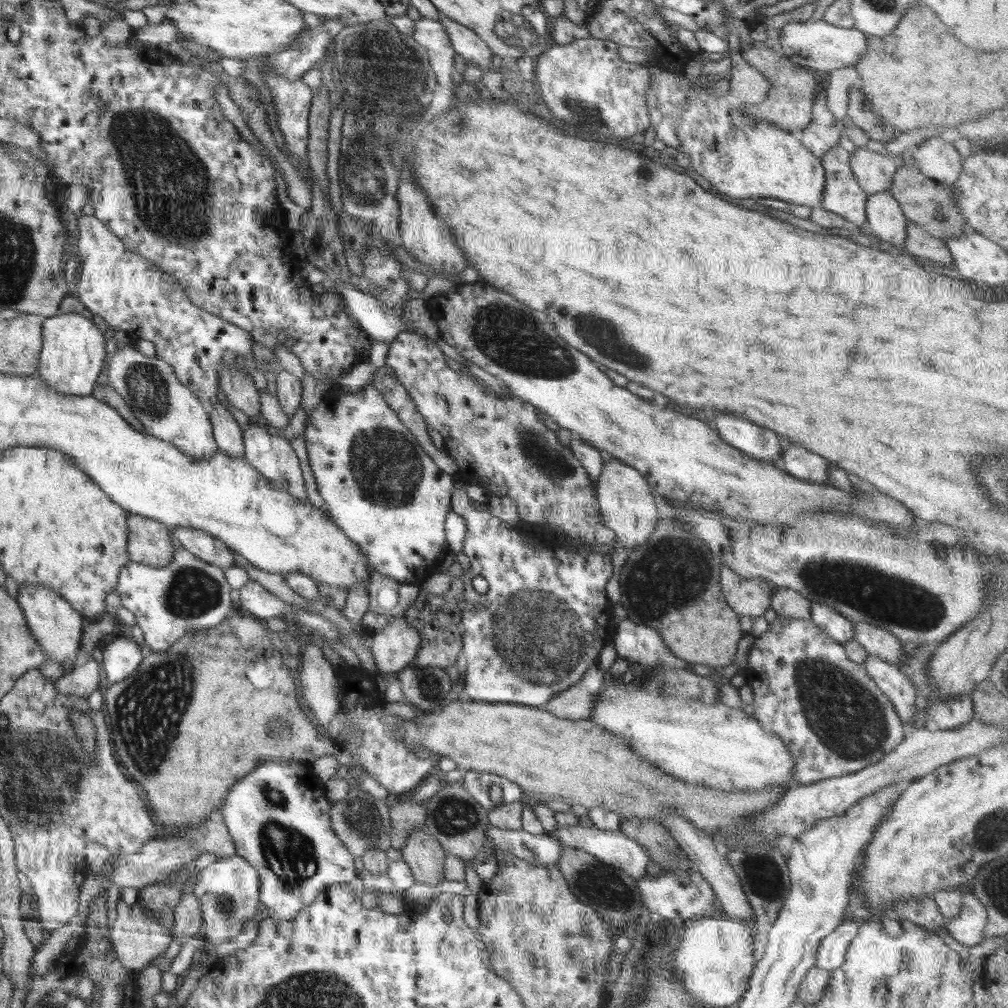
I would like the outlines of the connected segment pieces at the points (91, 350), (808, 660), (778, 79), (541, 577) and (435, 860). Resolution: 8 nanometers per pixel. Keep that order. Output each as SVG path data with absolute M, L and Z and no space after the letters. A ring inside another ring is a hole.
M78 313L58 314L42 320L43 347L36 376L62 394L90 395L98 384L104 362L104 334L92 320Z
M778 615L773 622L769 624L763 635L754 638L752 648L749 650L748 665L742 672L745 676L746 684L750 686L753 692L754 707L753 716L764 727L764 730L770 731L787 743L789 753L792 754L795 762L795 780L792 787L798 785L809 785L827 778L840 777L845 774L855 773L871 764L878 762L885 754L888 754L893 748L896 748L905 737L905 730L902 719L894 711L894 707L889 702L889 698L877 687L877 684L868 676L863 665L848 660L845 648L842 643L834 640L829 634L826 634L820 627L817 627L808 618L790 618L784 615Z
M764 42L753 43L748 50L741 51L744 60L757 68L770 82L770 91L764 101L756 106L738 104L740 110L753 119L762 119L780 127L782 130L798 134L811 121L815 103L816 86L824 83L824 78L812 70L797 67L784 54L770 49Z
M453 476L454 490L452 490L452 510L462 516L466 521L467 535L463 540L463 552L470 559L470 569L464 573L461 581L465 584L464 598L466 606L462 611L461 624L463 633L464 656L467 662L465 671L465 682L461 700L469 699L472 701L482 701L486 703L508 703L516 705L527 705L541 707L550 702L552 697L569 689L575 685L587 672L590 667L594 667L600 662L599 654L602 648L608 644L609 634L611 633L610 622L612 618L612 604L606 597L606 584L613 576L613 566L611 554L608 553L567 553L565 549L548 550L546 547L537 549L534 541L529 535L523 535L522 531L515 524L508 524L501 518L492 516L489 512L480 512L480 509L472 508L470 500L464 490L464 481L458 476ZM482 576L488 581L488 591L485 594L478 593L472 586L472 579Z
M426 828L412 831L401 851L403 859L416 878L415 882L436 886L444 881L443 872L447 854Z

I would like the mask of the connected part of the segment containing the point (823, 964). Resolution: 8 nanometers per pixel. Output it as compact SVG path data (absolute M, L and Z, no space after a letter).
M844 920L832 934L828 934L820 942L815 966L830 972L841 968L842 964L844 964L850 942L858 936L858 932L858 922Z

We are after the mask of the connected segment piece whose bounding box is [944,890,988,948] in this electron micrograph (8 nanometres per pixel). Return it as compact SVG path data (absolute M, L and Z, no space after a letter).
M965 890L960 915L944 922L944 928L954 940L970 948L984 941L987 922L987 911L980 899L974 893Z

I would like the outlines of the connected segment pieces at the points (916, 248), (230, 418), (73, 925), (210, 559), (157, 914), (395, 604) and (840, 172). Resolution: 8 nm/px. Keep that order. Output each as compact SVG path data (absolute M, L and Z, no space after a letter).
M912 221L907 222L907 235L903 246L910 256L933 260L938 266L951 267L953 260L944 240L928 234Z
M216 403L208 413L218 450L230 458L245 458L243 430L228 408Z
M76 915L70 922L58 930L47 935L44 946L36 949L35 956L31 962L31 976L43 976L64 951L66 944L72 937L77 937L85 931L85 922Z
M179 526L170 528L170 531L174 531L184 549L194 553L200 560L222 569L234 566L234 550L219 538L198 529Z
M192 863L184 864L182 868L175 870L170 878L139 889L139 906L144 911L149 911L150 915L166 929L174 927L174 910L180 904L185 891L189 889L187 873L190 867Z
M370 568L368 573L369 607L367 610L387 616L396 617L416 600L421 591L419 585L402 584L388 576L382 576Z
M836 144L819 158L826 179L820 207L860 227L866 225L865 204L868 194L862 190L850 168L850 157L848 151Z

